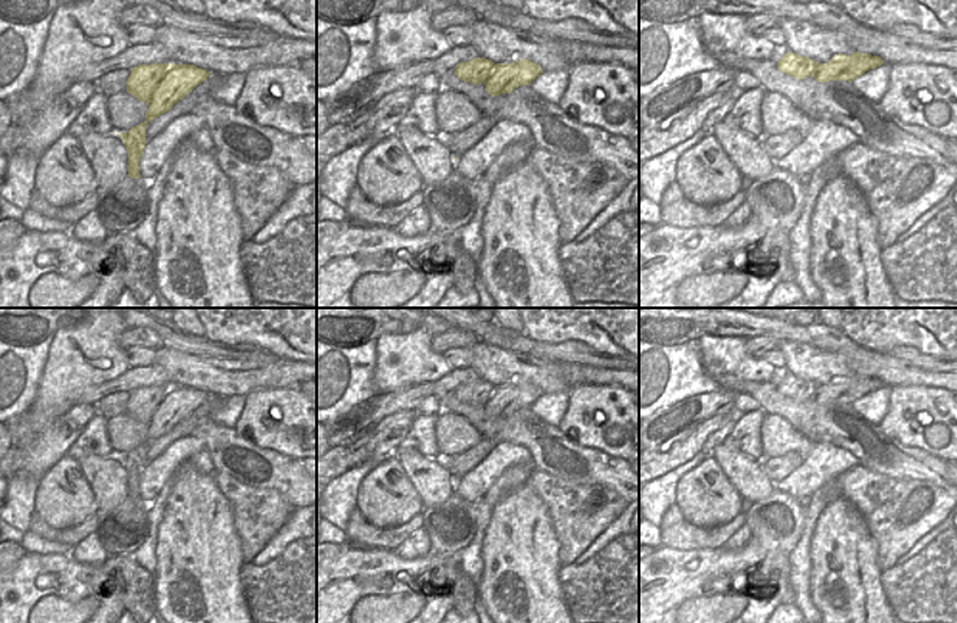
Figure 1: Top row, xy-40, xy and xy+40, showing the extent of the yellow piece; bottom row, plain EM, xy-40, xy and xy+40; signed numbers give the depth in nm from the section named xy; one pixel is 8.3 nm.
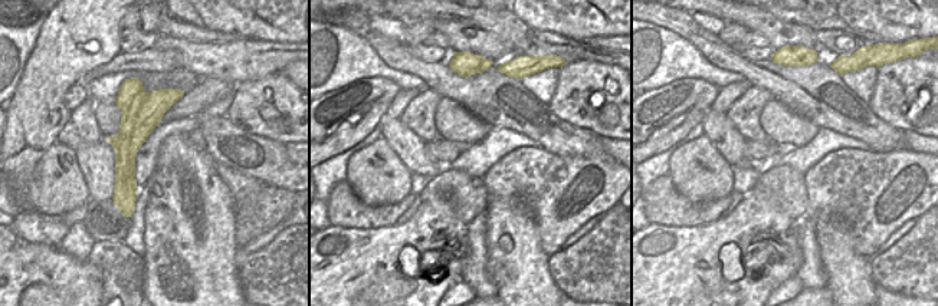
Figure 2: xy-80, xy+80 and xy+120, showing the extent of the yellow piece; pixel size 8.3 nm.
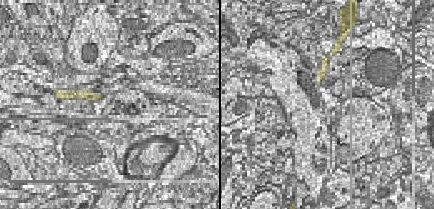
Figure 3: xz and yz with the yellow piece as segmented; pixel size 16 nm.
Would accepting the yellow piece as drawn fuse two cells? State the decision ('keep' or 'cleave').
cleave

